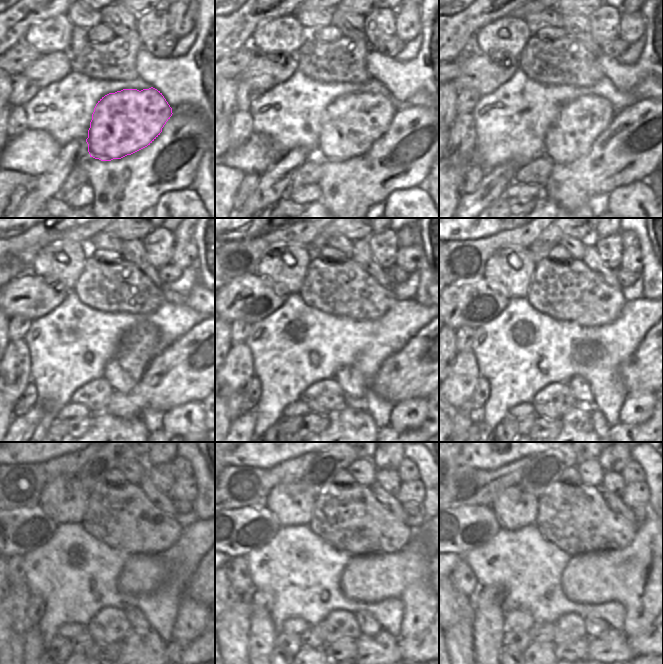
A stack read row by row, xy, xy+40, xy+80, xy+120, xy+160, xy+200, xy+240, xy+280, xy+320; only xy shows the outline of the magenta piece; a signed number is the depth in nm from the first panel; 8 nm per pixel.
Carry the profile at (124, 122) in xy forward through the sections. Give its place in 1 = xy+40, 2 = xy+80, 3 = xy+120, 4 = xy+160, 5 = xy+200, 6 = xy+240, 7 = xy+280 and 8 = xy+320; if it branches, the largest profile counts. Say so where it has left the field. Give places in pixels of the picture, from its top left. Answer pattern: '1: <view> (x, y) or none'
1: xy+40 (353, 122)
2: xy+80 (580, 122)
3: xy+120 (135, 350)
4: xy+160 (352, 382)
5: xy+200 (580, 388)
6: xy+240 (136, 618)
7: xy+280 (362, 618)
8: xy+320 (602, 624)

